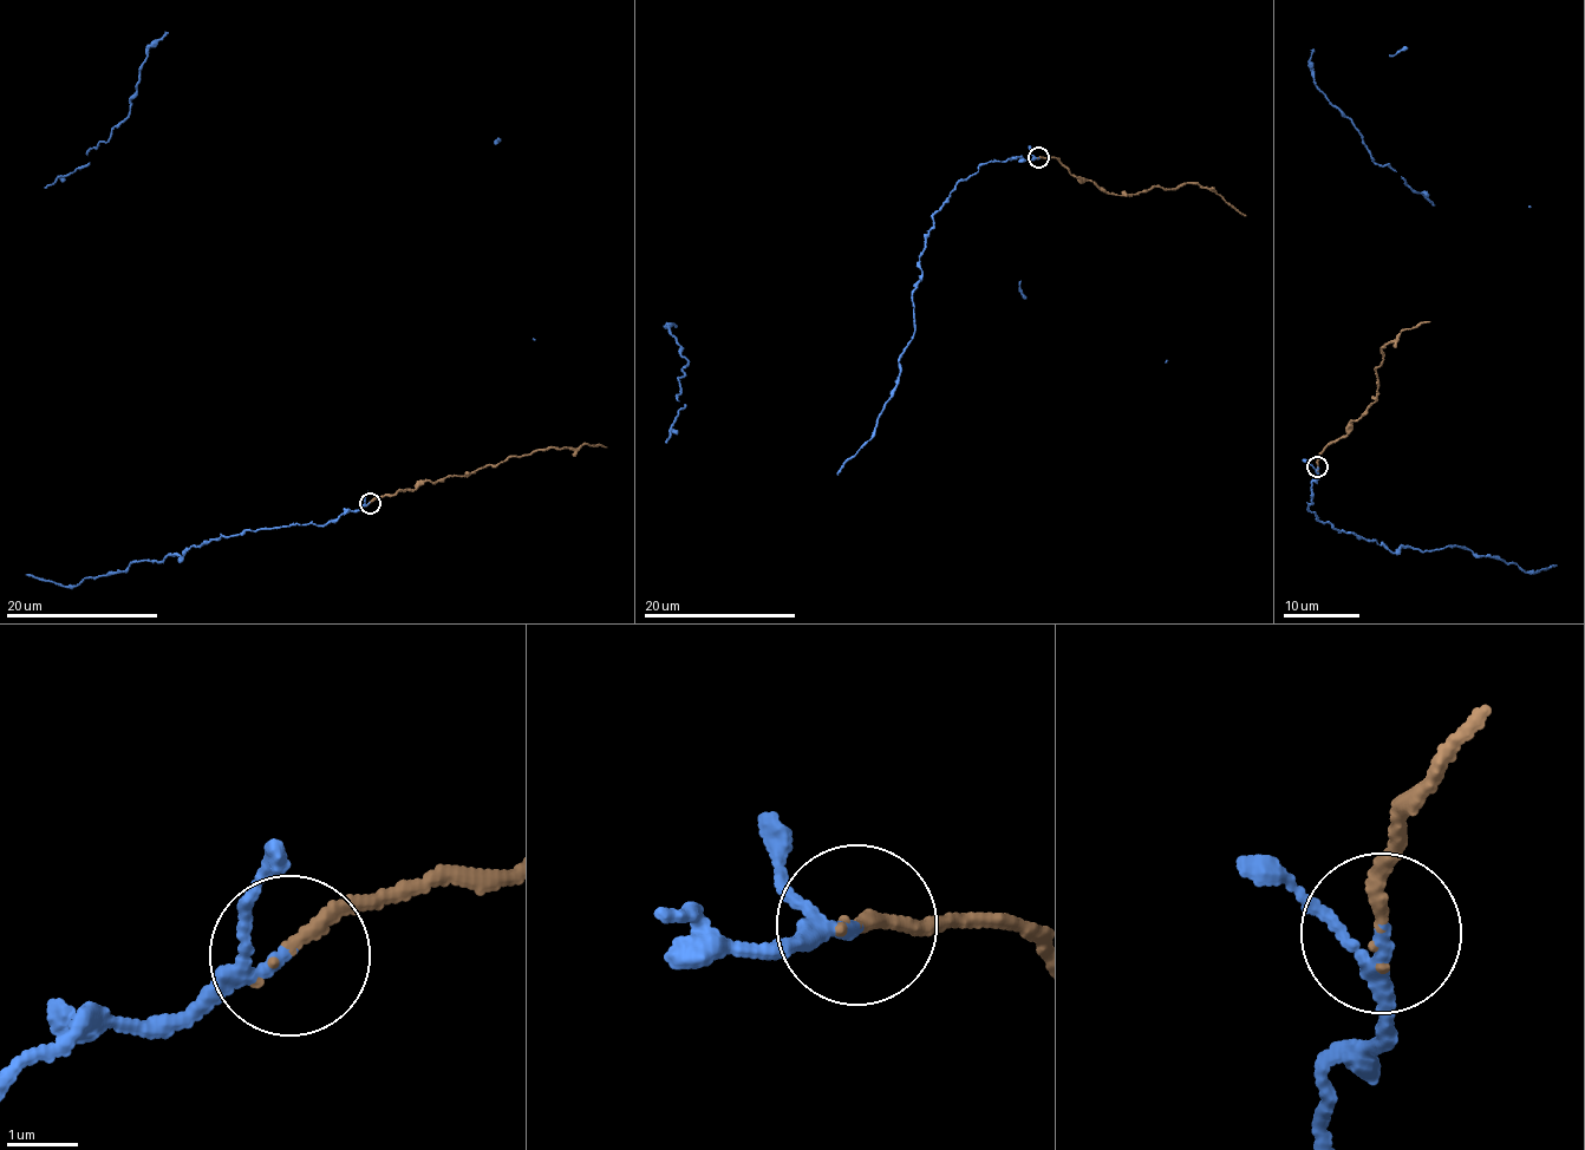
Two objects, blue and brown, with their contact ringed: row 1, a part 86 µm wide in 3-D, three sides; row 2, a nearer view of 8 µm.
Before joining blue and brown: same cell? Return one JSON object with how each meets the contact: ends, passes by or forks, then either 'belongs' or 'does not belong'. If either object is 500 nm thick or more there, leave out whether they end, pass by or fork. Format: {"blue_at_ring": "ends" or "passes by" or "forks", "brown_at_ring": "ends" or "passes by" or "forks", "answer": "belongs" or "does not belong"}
{"blue_at_ring": "passes by", "brown_at_ring": "ends", "answer": "belongs"}

